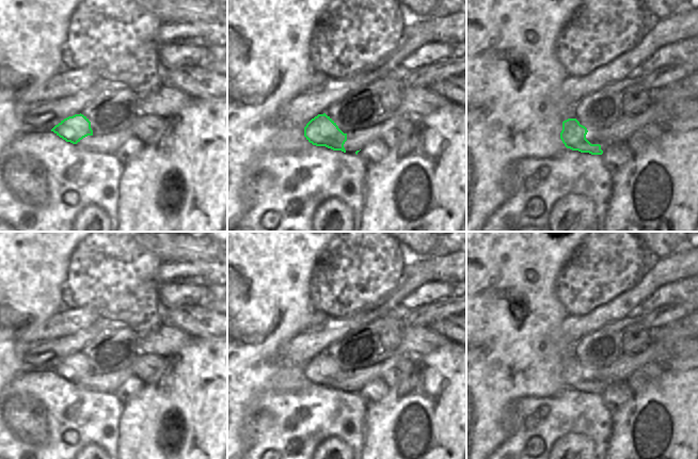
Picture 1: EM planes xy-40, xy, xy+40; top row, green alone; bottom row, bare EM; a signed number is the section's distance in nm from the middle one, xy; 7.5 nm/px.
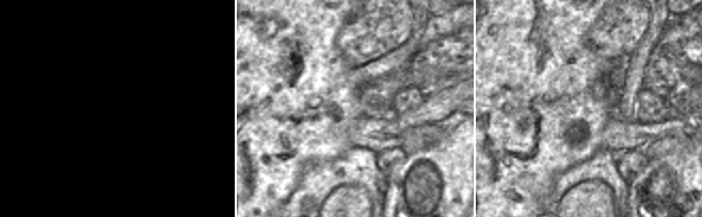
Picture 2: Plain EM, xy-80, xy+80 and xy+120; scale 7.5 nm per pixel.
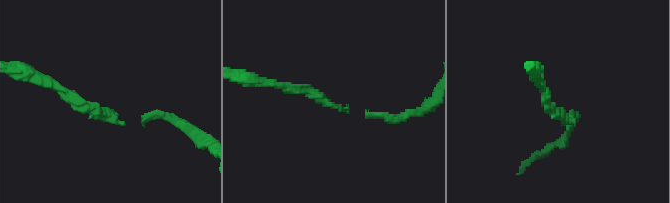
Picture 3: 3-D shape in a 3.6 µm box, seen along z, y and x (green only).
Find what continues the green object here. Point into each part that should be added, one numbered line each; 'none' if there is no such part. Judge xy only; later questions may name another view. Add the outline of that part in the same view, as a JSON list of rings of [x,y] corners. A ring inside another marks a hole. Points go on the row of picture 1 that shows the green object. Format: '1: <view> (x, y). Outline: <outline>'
none.

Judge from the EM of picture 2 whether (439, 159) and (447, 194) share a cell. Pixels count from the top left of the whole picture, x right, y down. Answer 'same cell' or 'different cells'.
same cell

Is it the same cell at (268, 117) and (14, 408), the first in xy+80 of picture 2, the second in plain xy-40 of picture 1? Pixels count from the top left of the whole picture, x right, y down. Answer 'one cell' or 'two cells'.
two cells

